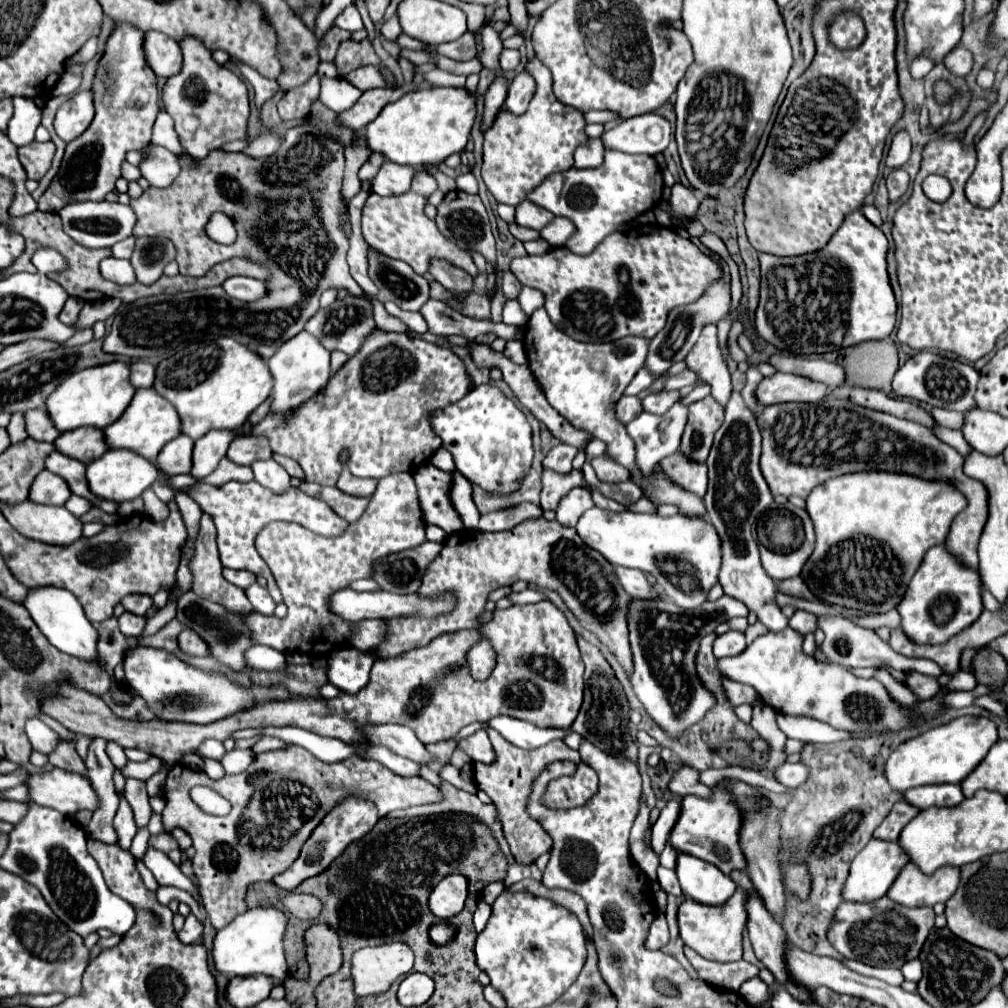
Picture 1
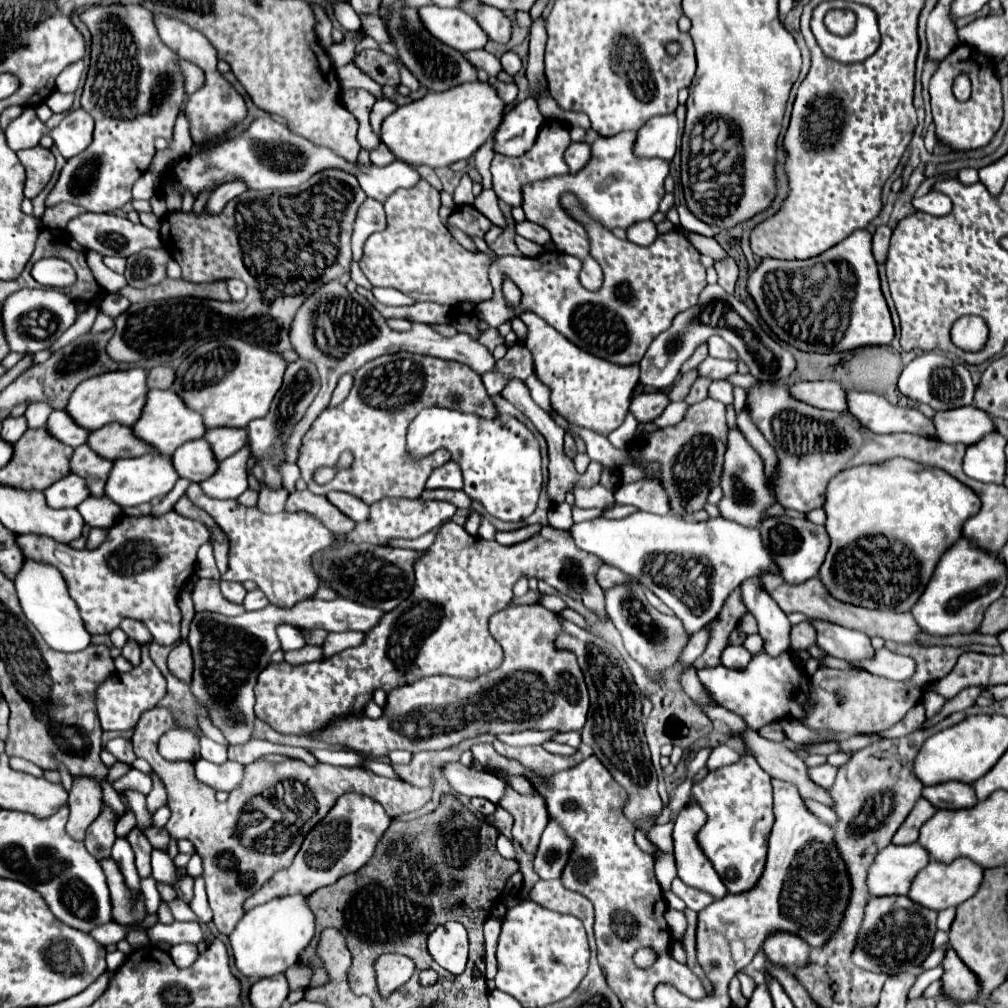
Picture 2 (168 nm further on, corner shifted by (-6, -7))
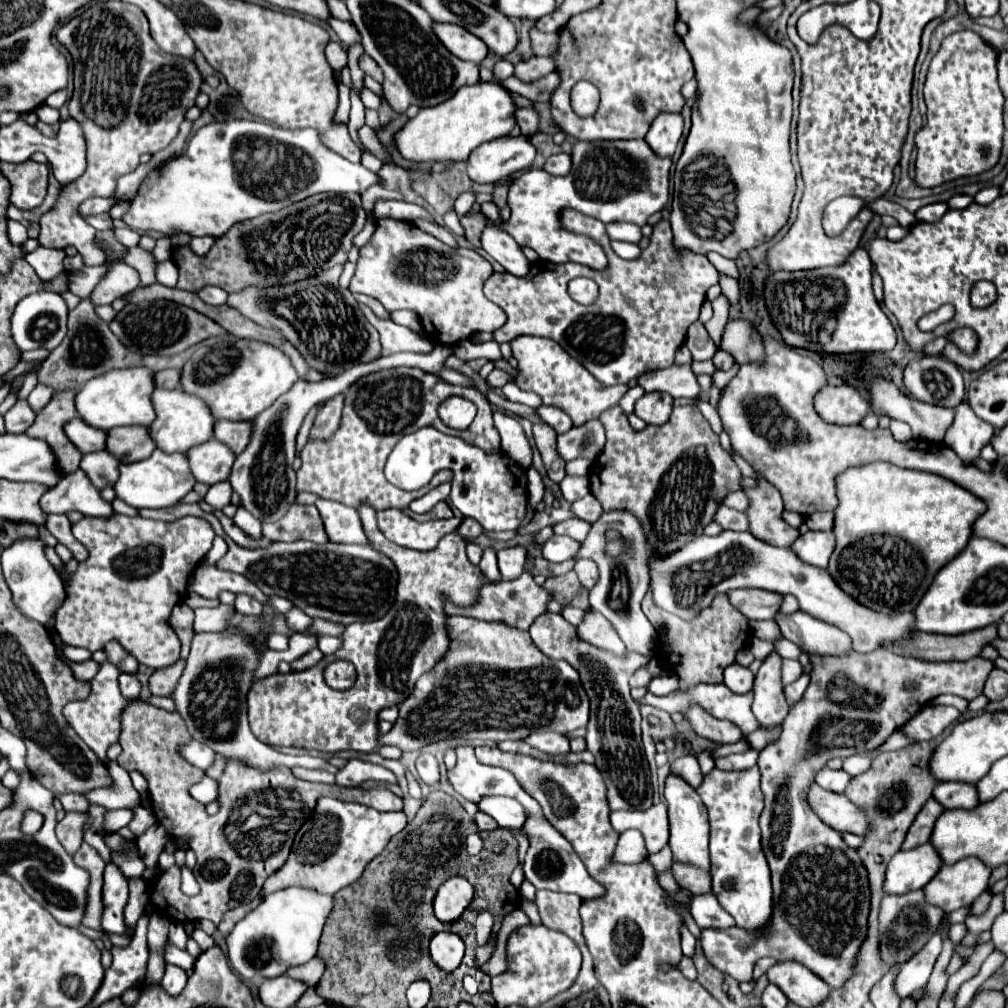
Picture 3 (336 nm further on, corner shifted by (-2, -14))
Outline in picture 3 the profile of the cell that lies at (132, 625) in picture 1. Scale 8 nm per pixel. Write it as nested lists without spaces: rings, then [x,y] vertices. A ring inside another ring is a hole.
[[[120,673],[120,691],[122,691],[122,695],[126,695],[126,697],[130,697],[130,699],[134,699],[134,695],[140,695],[140,691],[142,691],[142,685],[140,685],[140,681],[138,681],[138,677],[136,675],[126,675],[126,673]]]

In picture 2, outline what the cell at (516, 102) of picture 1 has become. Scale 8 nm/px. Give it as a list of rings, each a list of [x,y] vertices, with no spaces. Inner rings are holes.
[[[534,98],[518,102],[504,116],[500,128],[494,134],[494,154],[502,154],[502,156],[526,154],[534,146],[542,124],[544,118],[538,112]]]

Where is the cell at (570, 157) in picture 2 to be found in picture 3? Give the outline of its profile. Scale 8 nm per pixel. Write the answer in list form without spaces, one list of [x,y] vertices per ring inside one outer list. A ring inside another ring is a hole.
[[[558,153],[558,155],[552,155],[546,165],[544,165],[544,171],[552,173],[552,175],[568,175],[570,173],[570,153]]]

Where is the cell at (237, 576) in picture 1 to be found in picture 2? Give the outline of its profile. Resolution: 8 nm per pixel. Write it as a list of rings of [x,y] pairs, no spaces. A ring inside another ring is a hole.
[[[220,582],[220,588],[222,588],[222,596],[234,604],[242,604],[244,596],[246,596],[246,590],[242,588],[242,584],[238,582]]]

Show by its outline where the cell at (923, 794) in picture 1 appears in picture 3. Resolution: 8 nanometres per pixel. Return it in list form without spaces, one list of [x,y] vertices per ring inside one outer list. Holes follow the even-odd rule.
[[[938,783],[932,797],[944,809],[974,809],[980,803],[976,787],[966,783]]]

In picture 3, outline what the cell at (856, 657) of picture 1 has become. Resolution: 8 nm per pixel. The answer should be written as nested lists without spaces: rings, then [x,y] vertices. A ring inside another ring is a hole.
[[[796,611],[788,617],[776,615],[776,623],[782,629],[782,635],[800,647],[806,655],[846,655],[852,651],[850,637],[838,627],[830,627],[830,623],[822,623],[822,619],[814,619],[804,611]]]

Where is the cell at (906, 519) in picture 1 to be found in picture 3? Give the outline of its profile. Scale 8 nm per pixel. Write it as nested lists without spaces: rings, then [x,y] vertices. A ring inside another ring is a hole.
[[[876,461],[870,465],[846,469],[836,479],[838,507],[834,509],[836,547],[828,571],[858,603],[884,615],[910,613],[918,607],[934,575],[954,559],[972,537],[972,523],[986,511],[986,505],[970,491],[932,473],[900,469],[892,463]]]

